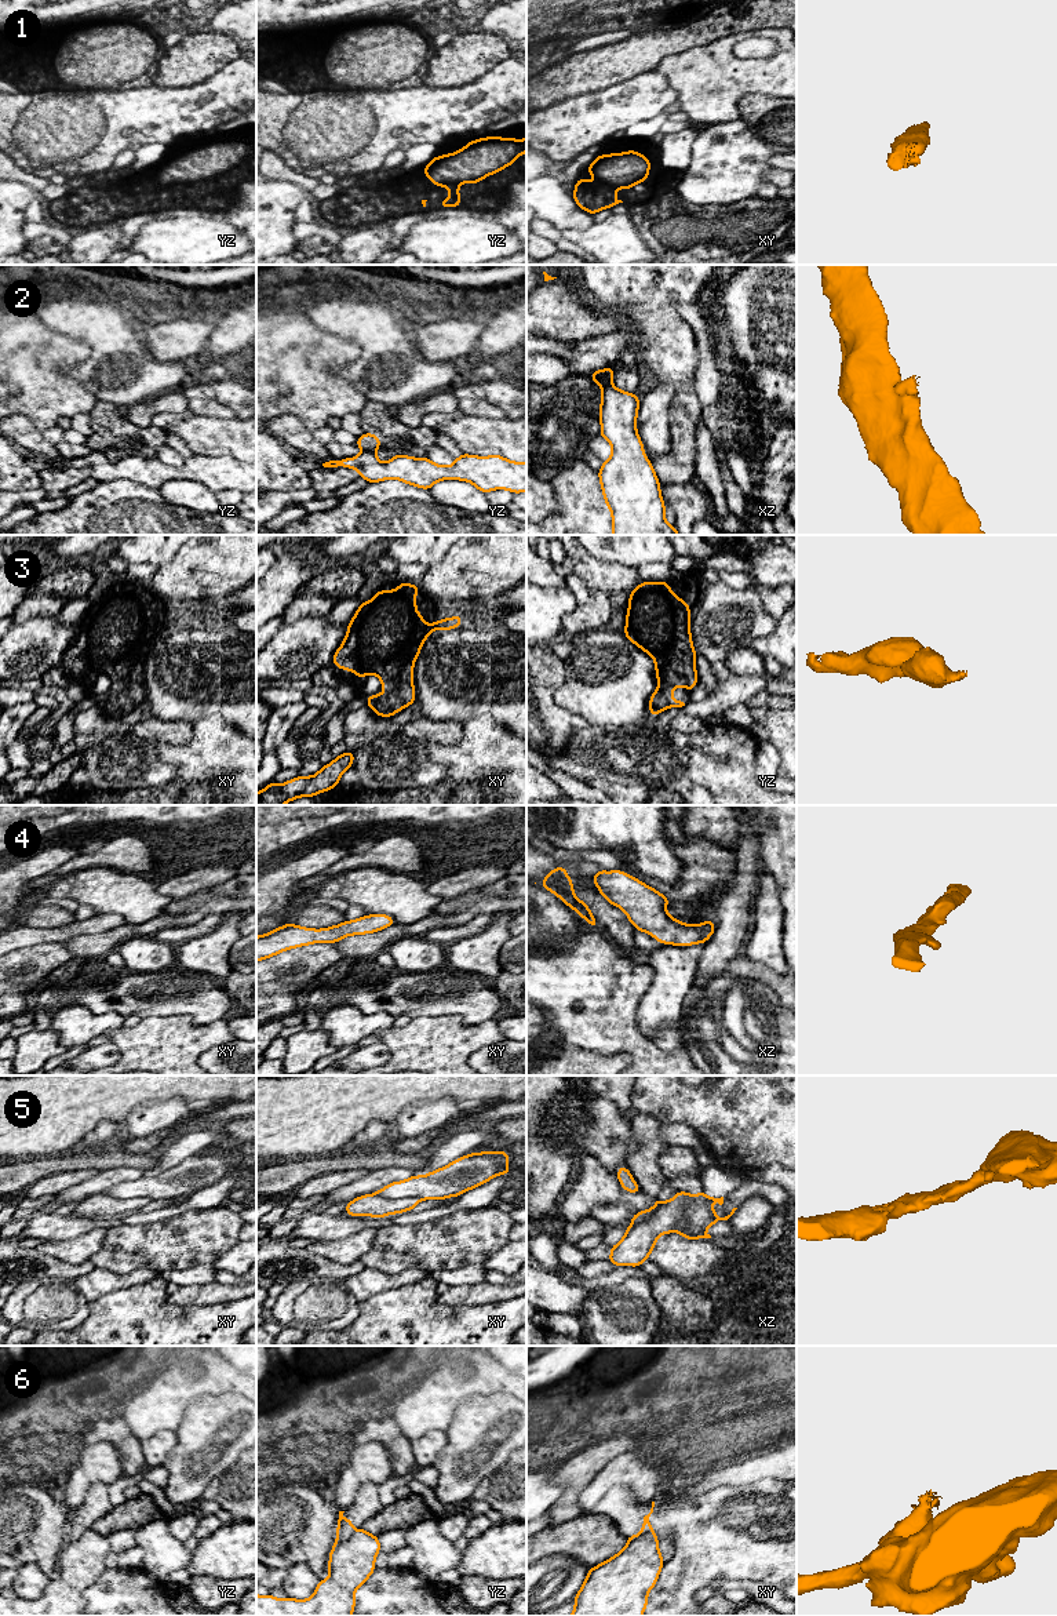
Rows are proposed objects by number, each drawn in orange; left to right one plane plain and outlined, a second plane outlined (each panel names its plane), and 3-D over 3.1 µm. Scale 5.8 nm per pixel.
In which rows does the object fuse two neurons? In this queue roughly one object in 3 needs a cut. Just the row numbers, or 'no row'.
2, 5, 6

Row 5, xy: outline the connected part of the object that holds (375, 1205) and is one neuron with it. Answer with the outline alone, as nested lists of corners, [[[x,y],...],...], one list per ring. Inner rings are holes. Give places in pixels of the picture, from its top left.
[[[367,1194],[347,1202],[345,1212],[351,1216],[384,1218],[387,1215],[411,1211],[419,1202],[420,1200],[415,1197],[389,1200],[378,1194]]]

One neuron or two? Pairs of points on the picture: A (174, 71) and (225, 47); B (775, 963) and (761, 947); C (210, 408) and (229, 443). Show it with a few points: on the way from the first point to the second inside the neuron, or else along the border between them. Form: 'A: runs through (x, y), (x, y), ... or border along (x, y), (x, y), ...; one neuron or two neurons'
A: runs through (186, 64), (212, 50); one neuron
B: runs through (772, 958), (765, 952); one neuron
C: border along (188, 414), (210, 418), (233, 417); two neurons

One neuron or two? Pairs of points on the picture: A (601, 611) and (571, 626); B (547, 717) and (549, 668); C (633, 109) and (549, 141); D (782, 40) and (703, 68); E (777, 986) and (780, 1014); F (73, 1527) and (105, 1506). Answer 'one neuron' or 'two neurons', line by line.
A: one neuron
B: one neuron
C: one neuron
D: one neuron
E: two neurons
F: one neuron

